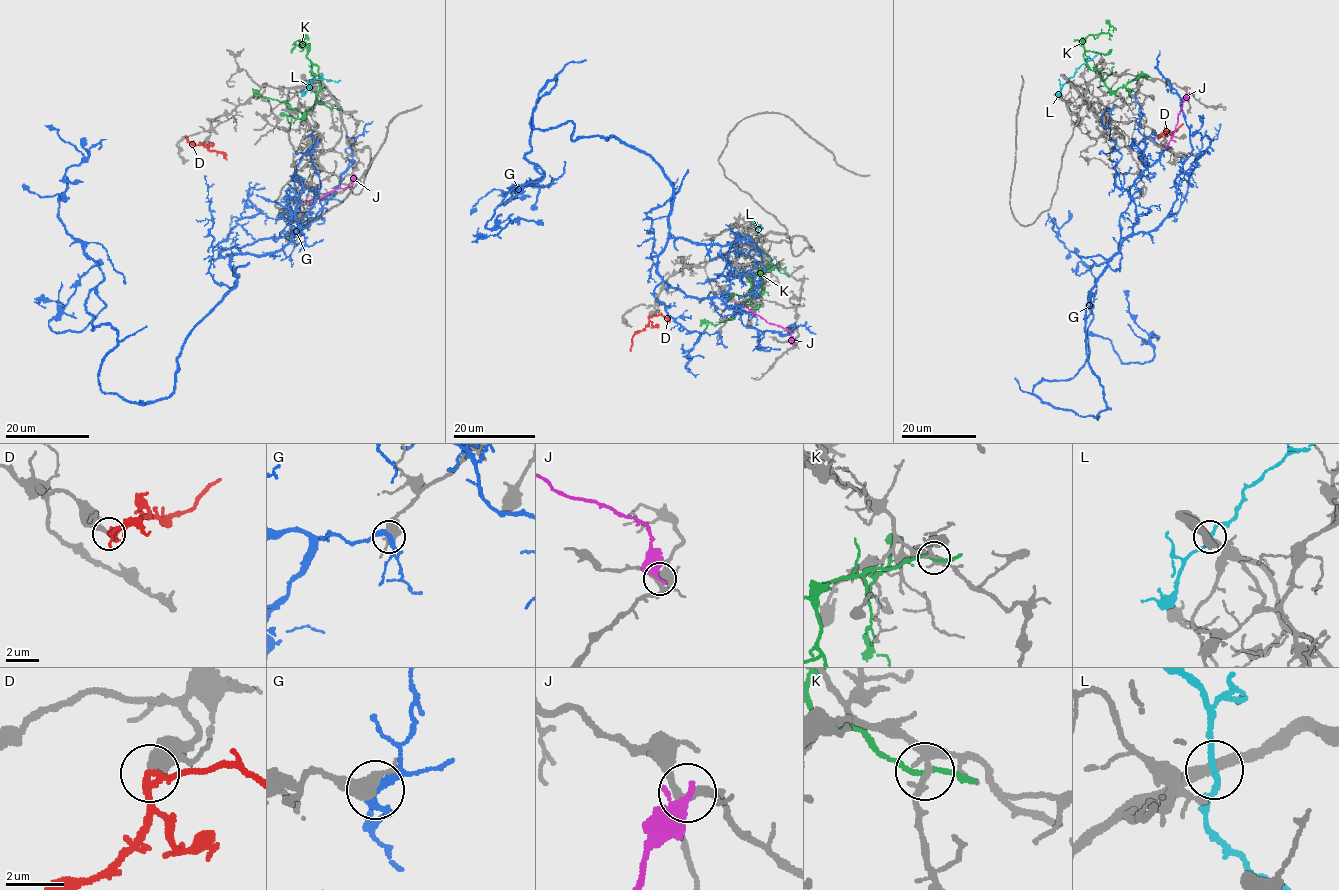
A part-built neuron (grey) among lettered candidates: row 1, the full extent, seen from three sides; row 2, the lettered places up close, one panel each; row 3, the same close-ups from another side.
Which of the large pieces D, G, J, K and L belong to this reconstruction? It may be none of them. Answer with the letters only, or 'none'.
D

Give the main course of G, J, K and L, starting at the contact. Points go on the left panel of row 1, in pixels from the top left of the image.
G: (281, 218), (217, 244), (236, 287), (167, 398), (104, 393), (103, 273), (59, 217), (83, 156), (44, 125)
J: (355, 175), (352, 185), (308, 201), (299, 201), (294, 197)
K: (332, 108), (315, 97), (321, 79), (308, 47), (300, 40), (292, 45)
L: (308, 85), (307, 81), (314, 78), (340, 80)

